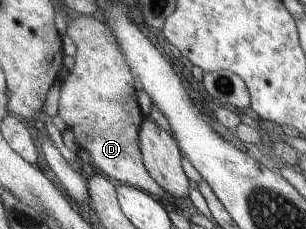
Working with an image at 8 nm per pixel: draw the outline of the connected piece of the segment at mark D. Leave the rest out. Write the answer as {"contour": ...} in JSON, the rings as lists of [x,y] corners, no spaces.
{"contour":[[[80,16],[68,22],[66,34],[76,44],[76,64],[68,77],[62,82],[58,115],[66,122],[67,128],[76,136],[76,140],[84,150],[88,150],[91,157],[91,166],[105,174],[118,184],[127,184],[140,187],[151,195],[159,198],[166,196],[165,190],[159,186],[155,178],[148,172],[143,152],[140,148],[140,127],[145,116],[138,104],[138,94],[134,86],[131,66],[127,56],[123,53],[115,32],[99,16]]]}

